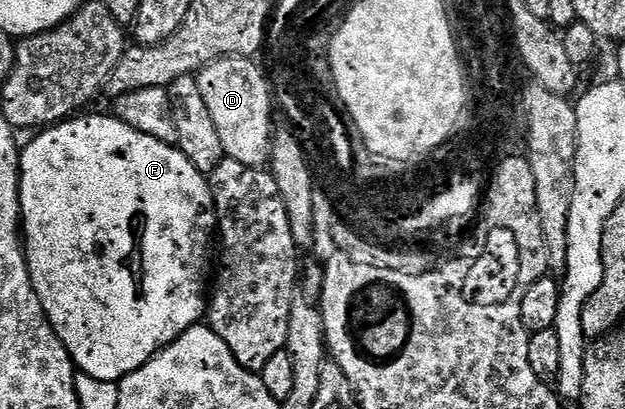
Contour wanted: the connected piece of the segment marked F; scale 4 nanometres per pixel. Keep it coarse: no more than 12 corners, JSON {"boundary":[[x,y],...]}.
{"boundary":[[114,114],[19,154],[31,285],[118,382],[205,316],[208,177]]}

